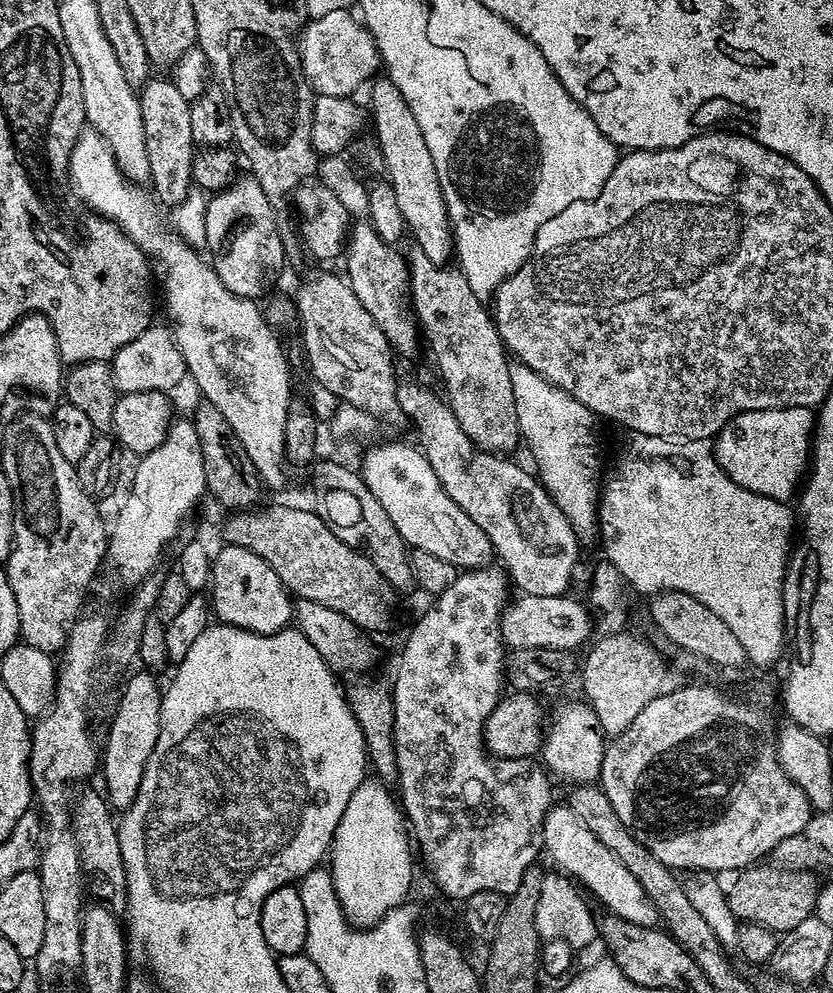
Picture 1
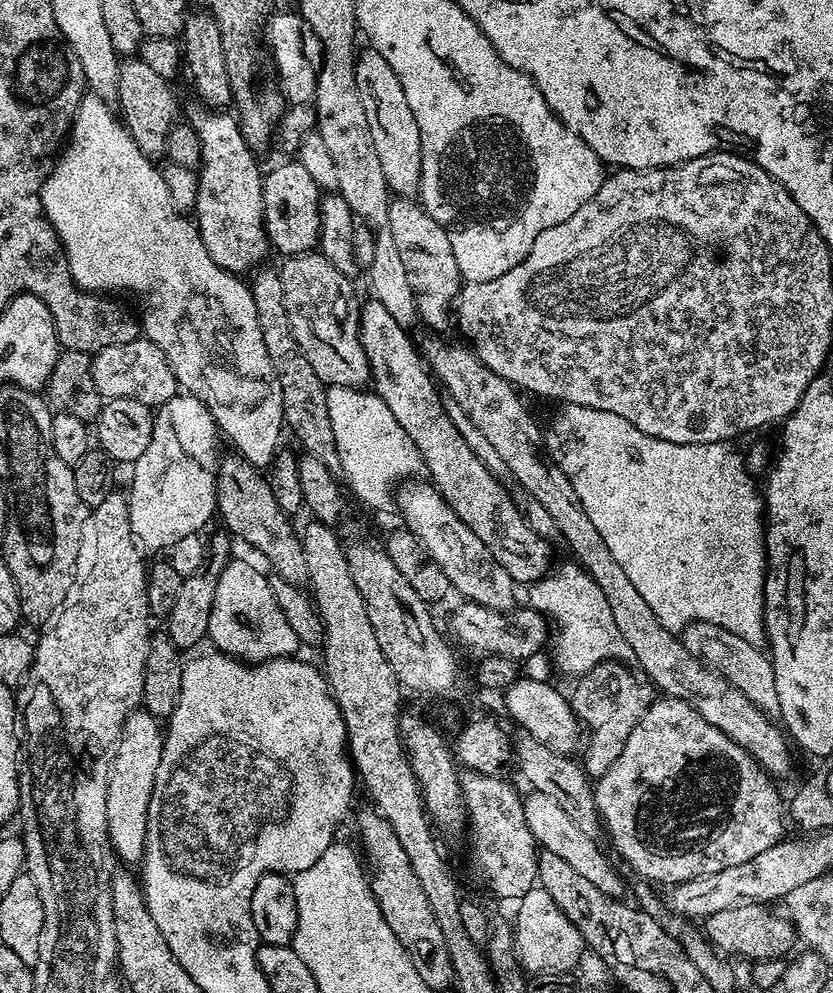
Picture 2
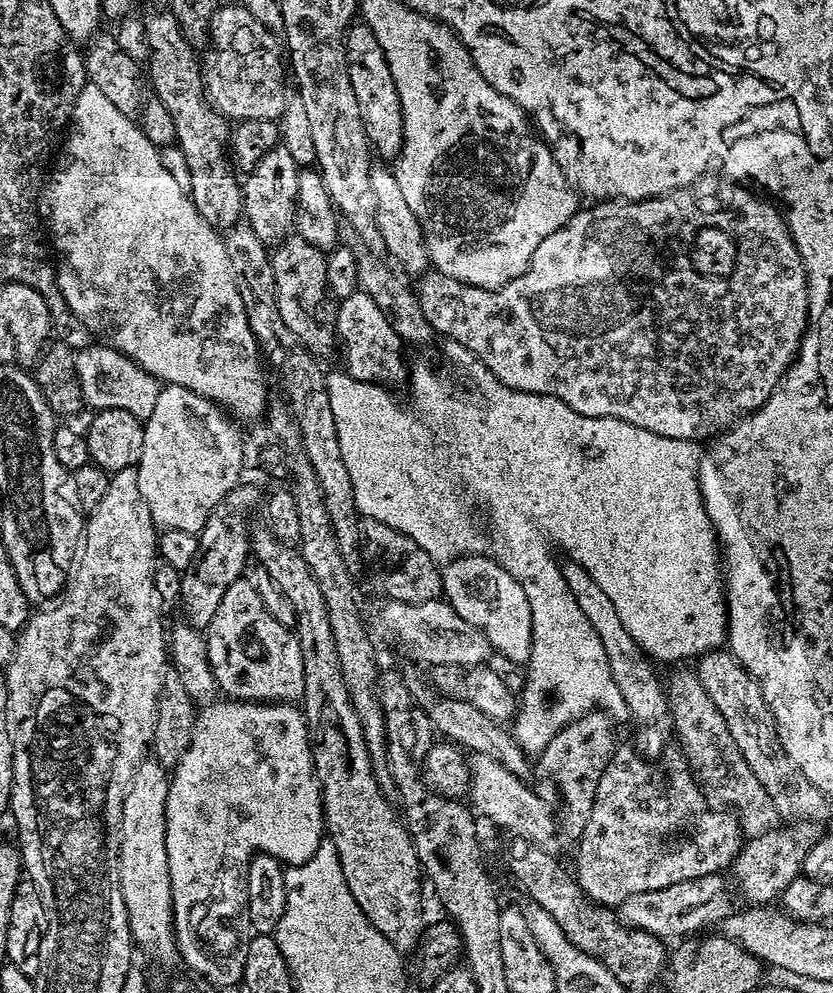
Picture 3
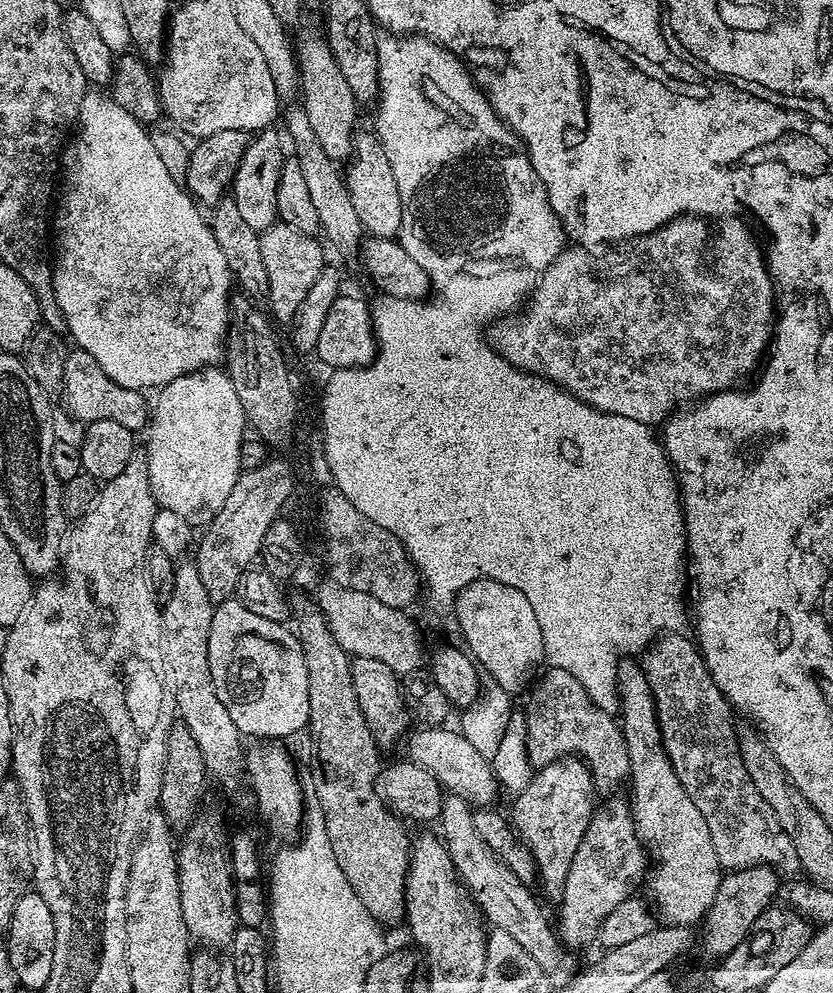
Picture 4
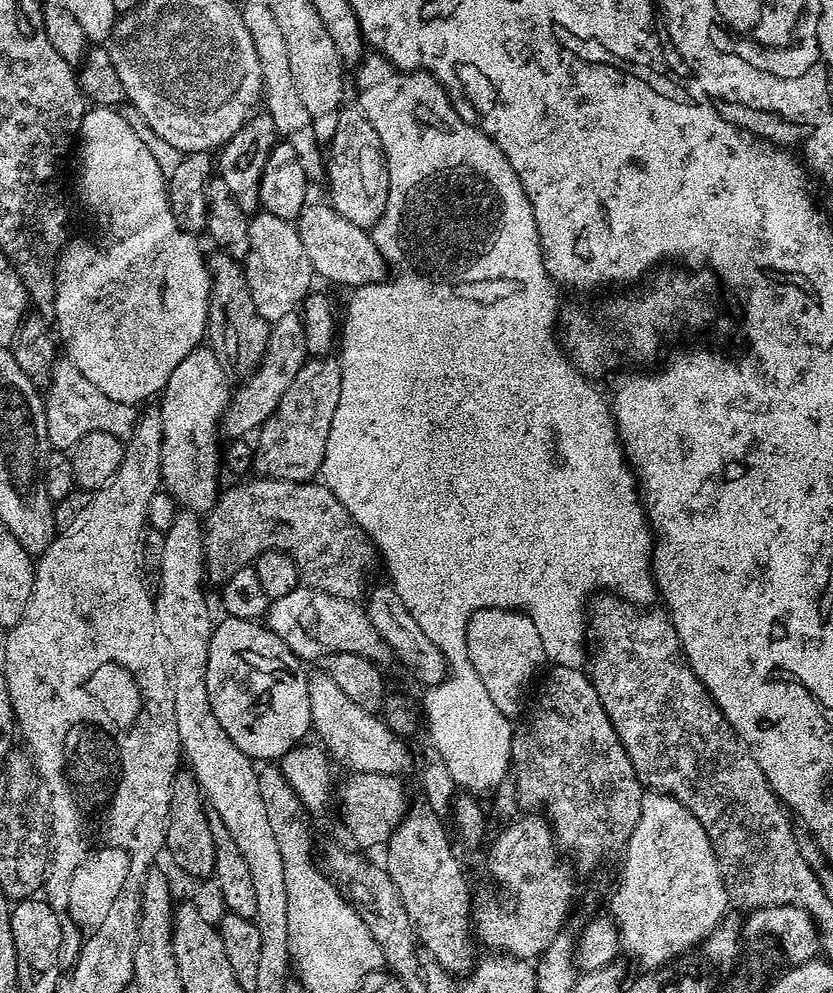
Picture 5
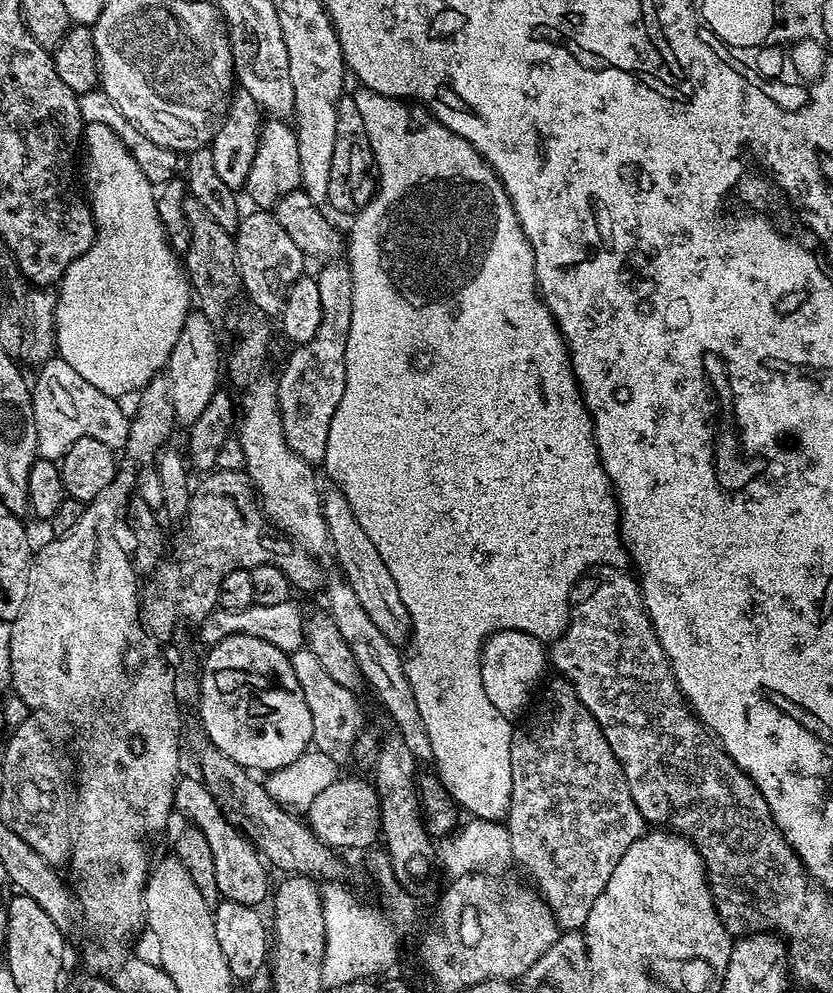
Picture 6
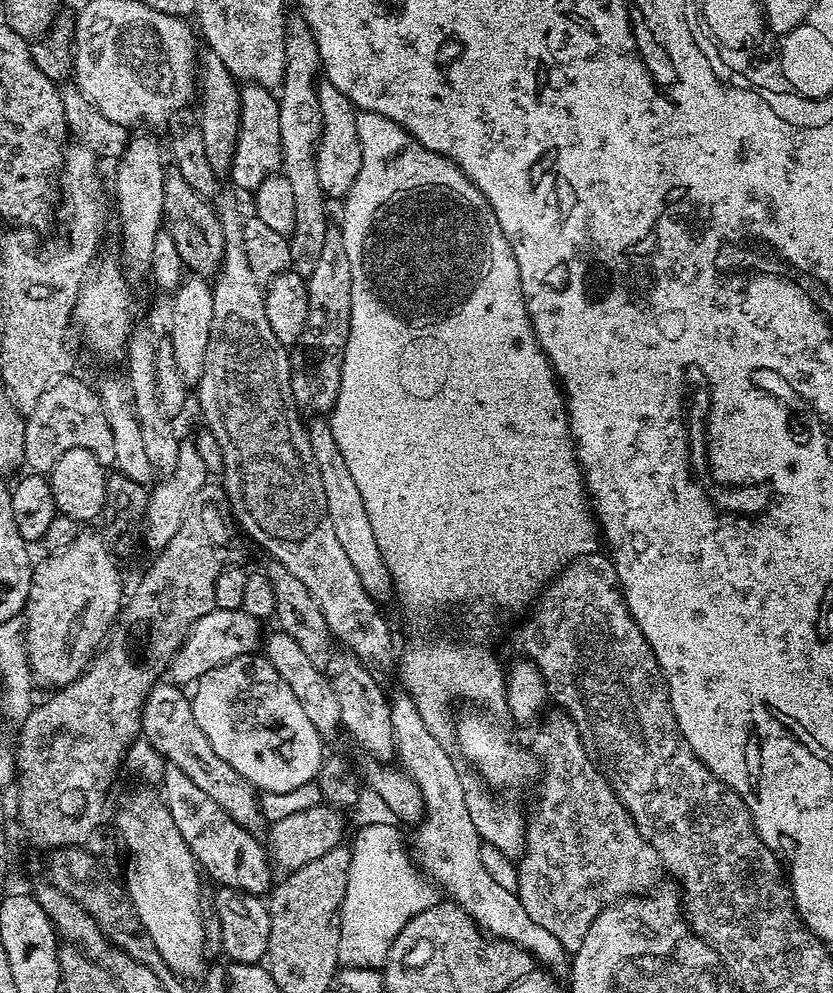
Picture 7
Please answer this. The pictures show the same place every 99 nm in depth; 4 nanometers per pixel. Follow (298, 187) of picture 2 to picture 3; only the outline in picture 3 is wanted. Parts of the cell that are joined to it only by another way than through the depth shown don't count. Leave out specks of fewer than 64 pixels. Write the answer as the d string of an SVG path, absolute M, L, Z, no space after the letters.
M283 143L271 148L254 166L254 170L243 177L244 214L243 219L262 238L262 242L275 246L287 239L296 223L296 195L301 169L290 156Z

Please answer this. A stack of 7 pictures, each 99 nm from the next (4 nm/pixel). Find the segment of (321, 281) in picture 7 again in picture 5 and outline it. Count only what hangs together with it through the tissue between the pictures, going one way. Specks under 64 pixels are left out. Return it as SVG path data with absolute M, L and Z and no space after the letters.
M313 355L307 359L294 377L294 382L282 394L277 408L258 429L260 445L254 448L254 468L261 477L289 482L308 482L319 473L326 454L326 438L330 438L330 426L334 422L334 410L338 410L338 394L342 394L342 370L335 355Z

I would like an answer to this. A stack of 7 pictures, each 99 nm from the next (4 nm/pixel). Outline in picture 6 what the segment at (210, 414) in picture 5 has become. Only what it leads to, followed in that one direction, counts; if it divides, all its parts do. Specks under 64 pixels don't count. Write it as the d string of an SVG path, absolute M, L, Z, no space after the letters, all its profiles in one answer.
M199 310L190 311L169 356L166 375L170 382L170 398L174 401L174 414L181 425L192 425L218 391L219 384L216 383L220 380L220 368L222 372L222 356L220 360L216 332L217 325L211 324Z

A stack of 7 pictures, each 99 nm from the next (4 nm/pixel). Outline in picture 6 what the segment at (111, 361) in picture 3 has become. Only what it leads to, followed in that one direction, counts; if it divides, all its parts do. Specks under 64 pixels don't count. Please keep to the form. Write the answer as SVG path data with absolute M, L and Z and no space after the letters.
M49 358L39 365L36 384L31 385L34 426L38 434L36 447L39 459L59 461L78 442L78 438L98 438L113 450L123 450L128 444L129 413L119 399L102 394L85 378L59 358Z

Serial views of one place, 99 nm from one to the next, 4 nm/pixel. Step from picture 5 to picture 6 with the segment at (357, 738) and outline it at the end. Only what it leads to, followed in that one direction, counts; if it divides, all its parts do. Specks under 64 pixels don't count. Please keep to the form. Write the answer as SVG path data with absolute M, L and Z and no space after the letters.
M307 646L291 653L294 666L294 678L298 678L298 686L302 686L302 694L306 698L306 706L310 706L310 722L312 723L312 744L322 754L328 754L337 762L344 762L351 757L355 739L366 724L366 717L360 713L360 704L357 693L346 690L346 686L338 686L322 662Z

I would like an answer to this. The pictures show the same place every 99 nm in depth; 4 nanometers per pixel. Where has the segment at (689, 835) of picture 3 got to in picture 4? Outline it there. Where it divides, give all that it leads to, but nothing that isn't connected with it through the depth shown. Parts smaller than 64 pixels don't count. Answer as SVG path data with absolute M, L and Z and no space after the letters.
M627 799L624 800L608 800L604 805L597 807L593 811L592 817L590 818L590 826L586 826L586 834L582 834L582 842L578 842L578 850L574 853L574 862L570 862L570 874L566 874L566 882L564 883L563 892L559 893L558 900L560 900L560 924L558 920L558 935L561 944L569 950L577 950L583 944L588 944L597 939L602 922L606 918L606 914L610 914L610 910L614 910L614 906L618 906L623 900L629 899L633 895L632 892L636 887L643 885L646 880L646 873L650 868L650 857L640 842L640 837L636 834L636 824L632 820L632 810Z

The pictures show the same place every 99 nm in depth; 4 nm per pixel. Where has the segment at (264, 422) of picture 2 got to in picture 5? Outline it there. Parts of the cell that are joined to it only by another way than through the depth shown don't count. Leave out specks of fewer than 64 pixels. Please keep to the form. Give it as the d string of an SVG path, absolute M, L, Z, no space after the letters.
M92 106L87 109L82 118L82 126L80 127L80 134L78 137L78 152L80 148L80 177L76 180L76 196L80 199L82 207L88 211L88 216L92 219L92 224L96 227L96 236L92 236L89 240L75 240L75 238L69 239L65 243L62 251L59 253L60 261L56 264L56 276L54 278L54 318L56 320L56 332L61 340L63 349L64 346L67 350L65 352L72 364L78 366L78 370L84 377L89 378L90 382L94 383L94 386L98 387L108 398L115 401L122 402L123 404L130 404L133 406L139 405L138 402L144 401L146 398L153 398L159 395L170 378L170 374L174 372L174 368L178 366L179 362L186 356L186 354L193 351L193 349L199 347L206 334L208 327L208 299L210 298L210 290L212 289L212 279L208 273L208 262L206 259L206 252L200 249L200 244L195 235L191 232L185 232L183 228L178 226L178 222L174 218L174 214L170 210L170 202L168 201L168 186L166 183L166 177L162 174L162 170L158 170L158 162L154 162L154 154L150 154L150 150L146 150L145 144L142 142L142 138L138 138L138 134L134 134L134 130L130 130L130 122L126 122L126 118L122 118L122 114L119 110L112 106Z

